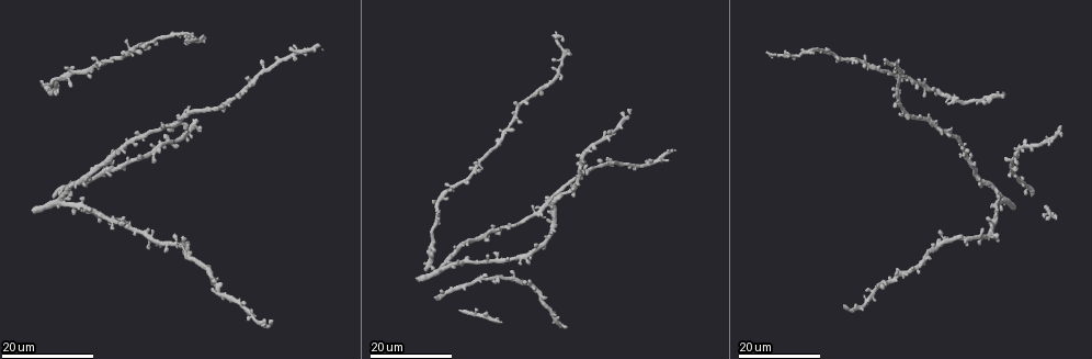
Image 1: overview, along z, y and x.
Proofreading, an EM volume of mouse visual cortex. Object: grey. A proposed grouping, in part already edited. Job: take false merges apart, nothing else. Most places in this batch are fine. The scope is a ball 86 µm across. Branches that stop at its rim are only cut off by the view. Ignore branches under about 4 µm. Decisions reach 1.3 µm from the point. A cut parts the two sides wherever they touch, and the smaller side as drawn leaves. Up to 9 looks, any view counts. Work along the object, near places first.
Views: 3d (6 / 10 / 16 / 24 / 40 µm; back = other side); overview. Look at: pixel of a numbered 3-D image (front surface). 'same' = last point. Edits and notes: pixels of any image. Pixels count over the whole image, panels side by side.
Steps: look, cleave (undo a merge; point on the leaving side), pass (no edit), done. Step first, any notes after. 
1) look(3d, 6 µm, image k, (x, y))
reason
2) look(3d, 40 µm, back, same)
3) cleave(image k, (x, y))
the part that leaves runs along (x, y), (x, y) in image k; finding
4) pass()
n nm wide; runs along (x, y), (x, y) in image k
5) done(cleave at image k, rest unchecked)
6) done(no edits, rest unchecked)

look(3d, 16 µm, image 1, (969, 157))
branch point

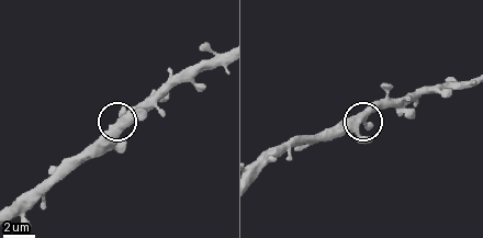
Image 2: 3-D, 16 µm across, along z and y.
look(3d, 10 µm, image 2, (118, 125))
closer look

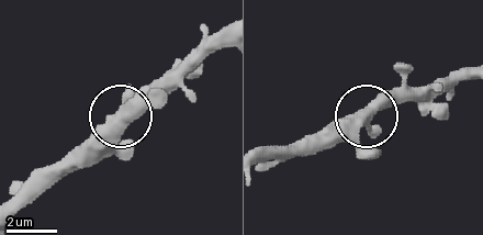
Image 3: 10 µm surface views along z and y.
pass()
3 arms; one neuron here

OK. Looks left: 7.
look(3d, 16 µm, image 1, (953, 99))

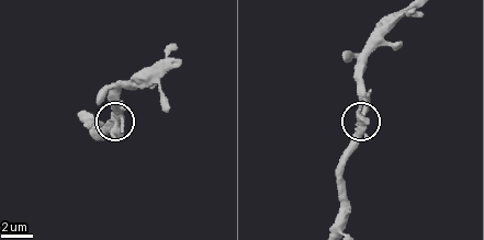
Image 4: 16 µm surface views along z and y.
look(3d, 10 µm, image 4, (115, 117))

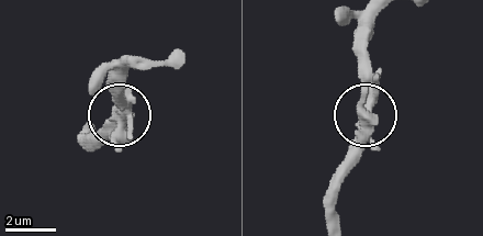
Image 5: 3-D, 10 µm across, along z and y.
pass()
all the same neuron

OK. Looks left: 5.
look(3d, 24 µm, image 1, (802, 52))
three arms meet

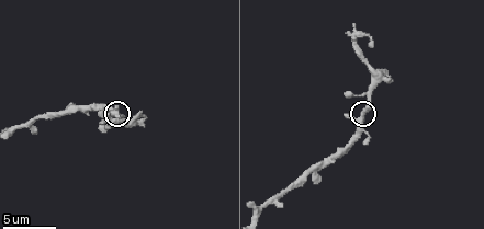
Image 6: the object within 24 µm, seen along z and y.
look(3d, 10 µm, image 6, (358, 117))

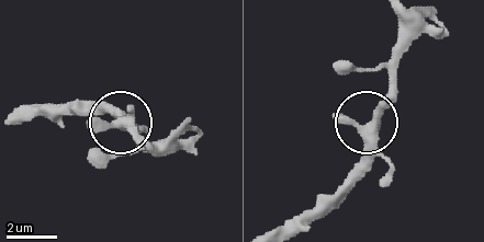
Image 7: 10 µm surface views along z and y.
pass()
3 arms; continuous, no second neuron

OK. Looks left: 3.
look(3d, 16 µm, image 1, (602, 138))
three arms meet

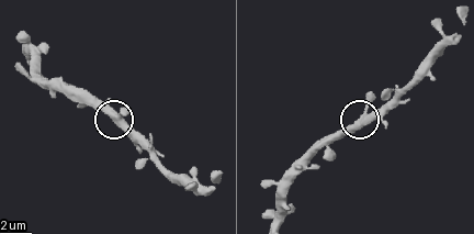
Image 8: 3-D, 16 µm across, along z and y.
look(3d, 6 µm, image 8, (366, 123))

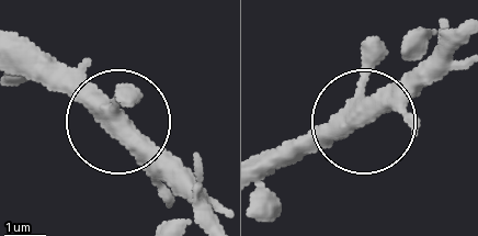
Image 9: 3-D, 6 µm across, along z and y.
pass()
400 nm wide; runs along (265, 176), (360, 123), (440, 43) in image 9; all the same neuron

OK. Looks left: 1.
done(no edits, rest unchecked)

